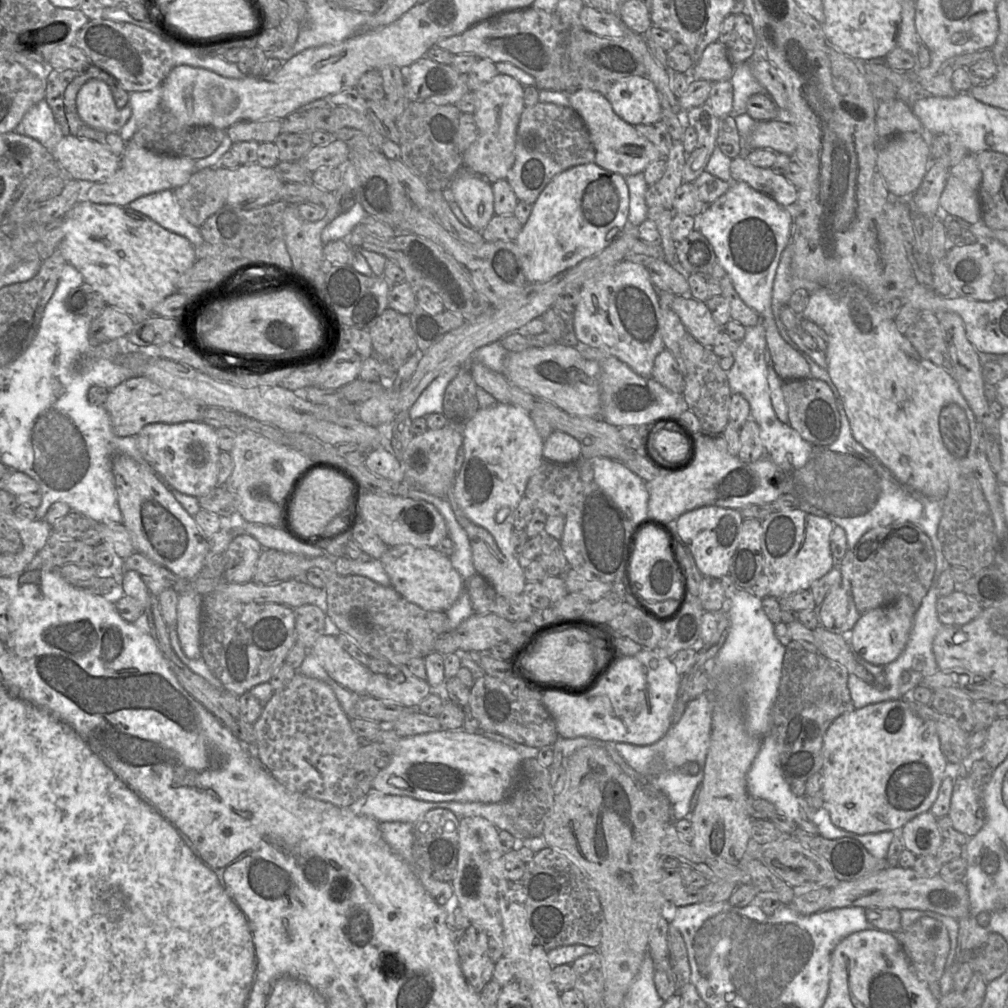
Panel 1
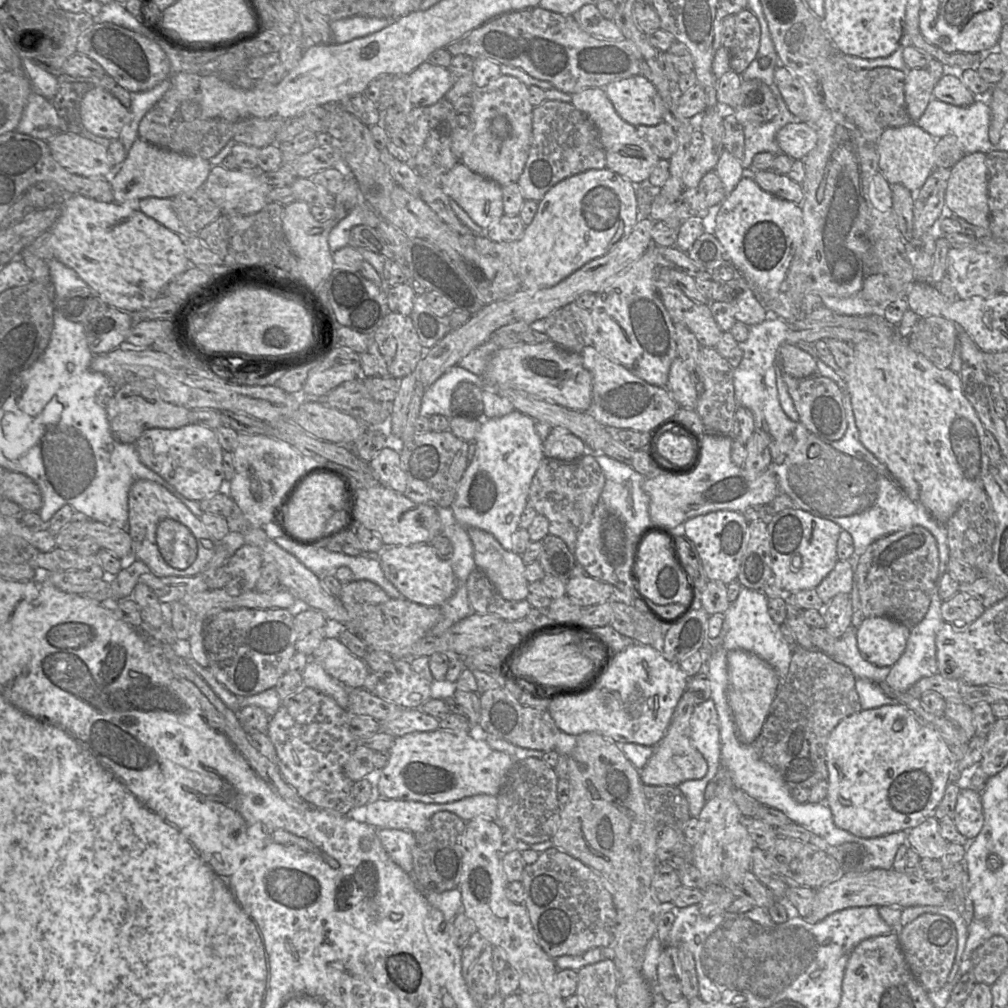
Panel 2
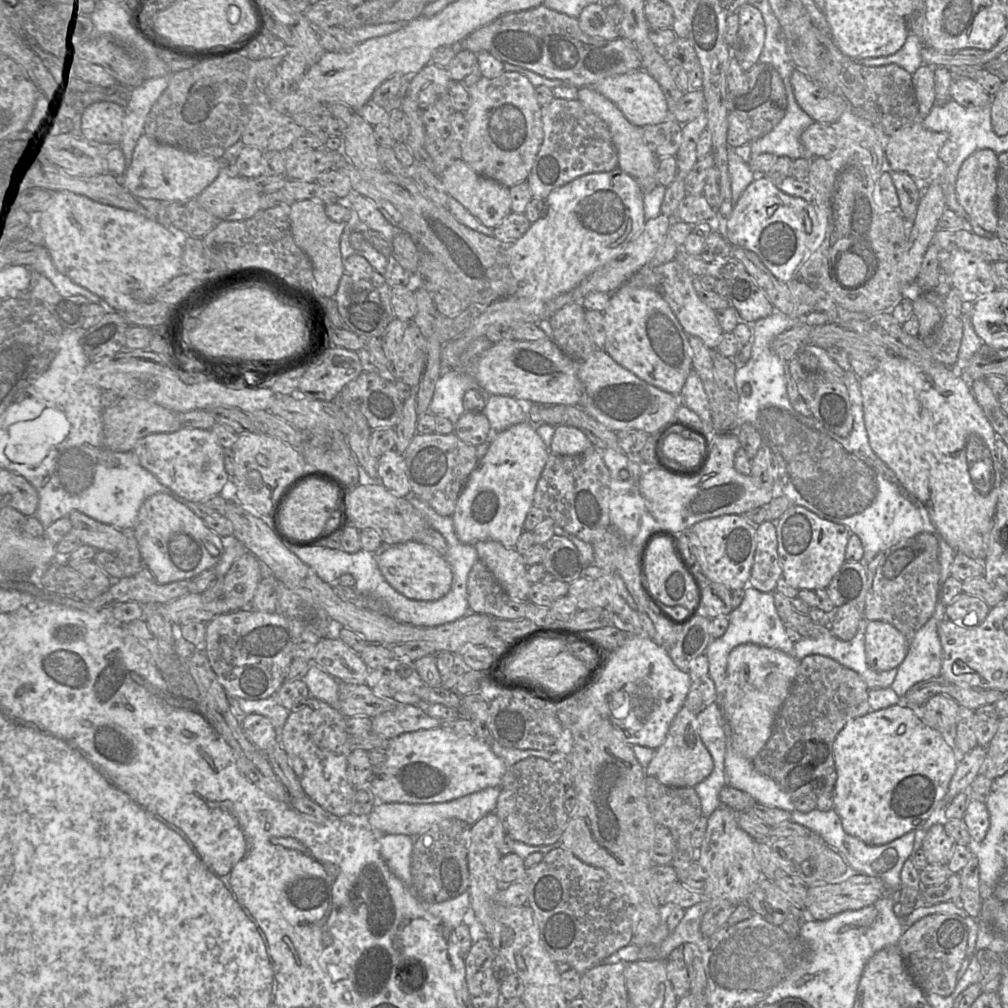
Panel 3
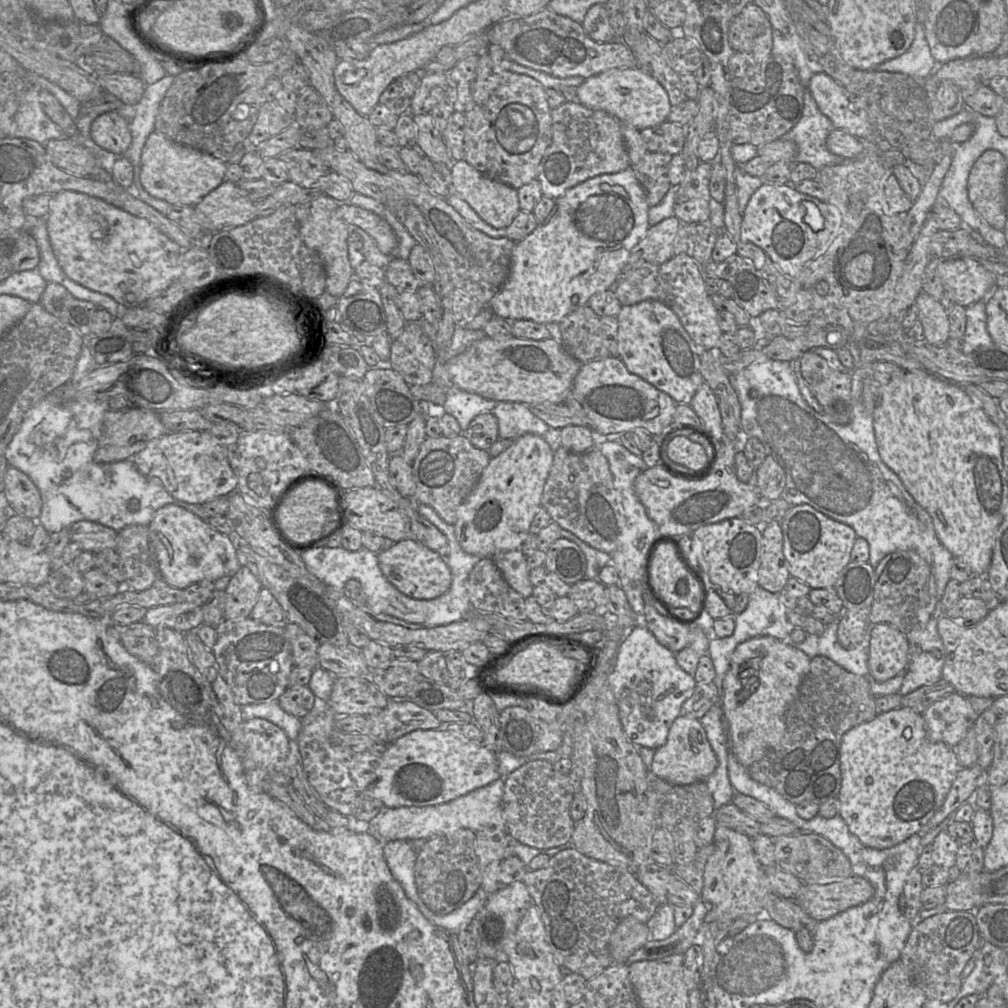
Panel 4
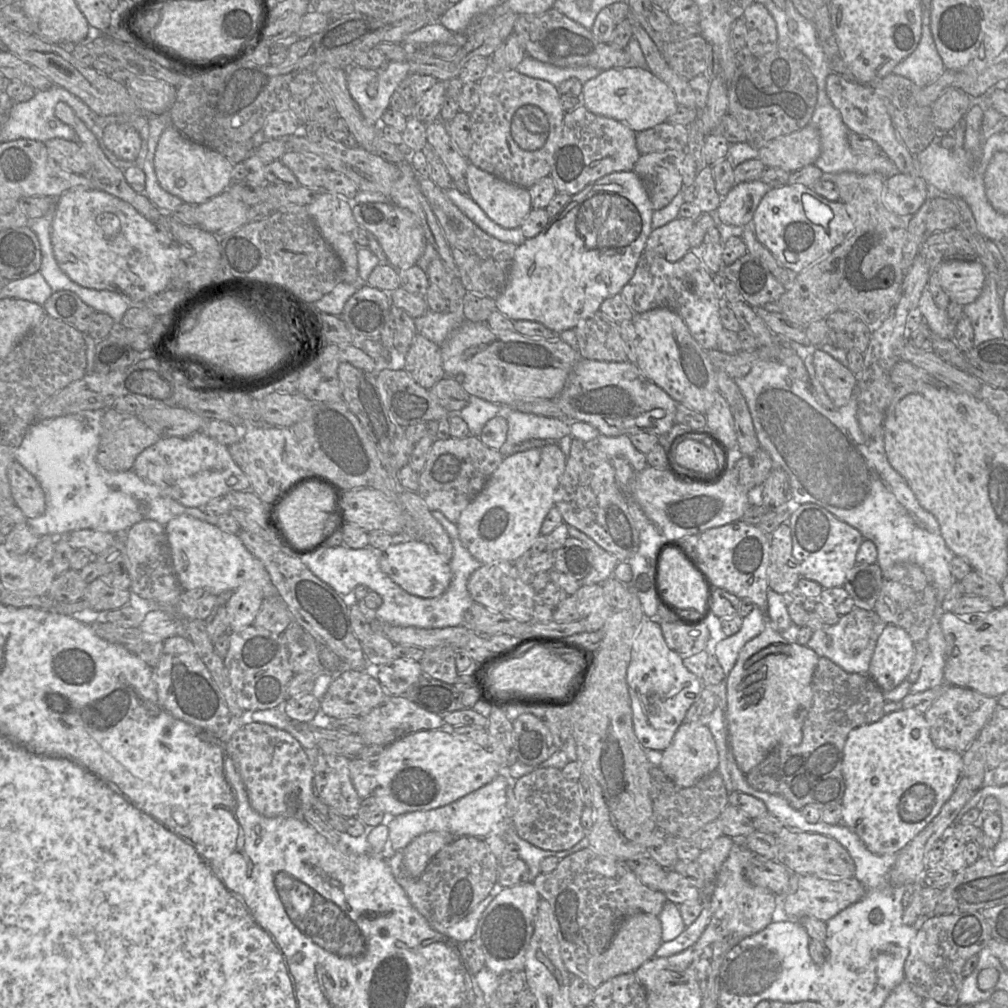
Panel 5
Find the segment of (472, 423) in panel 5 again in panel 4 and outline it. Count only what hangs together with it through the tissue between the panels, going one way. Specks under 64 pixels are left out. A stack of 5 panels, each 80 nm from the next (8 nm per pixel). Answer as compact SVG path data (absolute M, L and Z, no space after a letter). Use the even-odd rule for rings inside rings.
M452 385L447 391L447 397L442 405L441 413L448 413L454 416L462 432L464 432L475 417L492 413L497 403L494 400L466 392Z

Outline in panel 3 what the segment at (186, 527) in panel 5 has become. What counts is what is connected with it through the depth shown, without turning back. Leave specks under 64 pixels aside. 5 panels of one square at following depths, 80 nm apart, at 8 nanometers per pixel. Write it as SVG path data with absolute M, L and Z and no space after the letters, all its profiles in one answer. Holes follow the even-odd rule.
M156 493L145 499L133 530L144 567L147 567L161 584L193 579L203 571L215 567L224 550L221 536L212 531L191 509L166 493Z

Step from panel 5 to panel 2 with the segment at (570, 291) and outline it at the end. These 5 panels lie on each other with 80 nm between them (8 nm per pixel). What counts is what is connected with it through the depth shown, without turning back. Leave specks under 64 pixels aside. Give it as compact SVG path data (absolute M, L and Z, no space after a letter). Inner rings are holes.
M607 168L592 169L570 176L560 181L545 194L541 201L539 201L538 209L534 219L528 226L526 226L524 233L520 237L520 239L514 241L517 244L515 254L515 273L518 275L521 281L522 284L521 289L536 290L541 288L552 287L558 284L559 282L570 276L572 273L574 273L576 270L581 268L589 261L606 254L615 243L627 237L631 233L637 222L638 203L636 195L636 185L630 182L628 179L620 176L619 174Z

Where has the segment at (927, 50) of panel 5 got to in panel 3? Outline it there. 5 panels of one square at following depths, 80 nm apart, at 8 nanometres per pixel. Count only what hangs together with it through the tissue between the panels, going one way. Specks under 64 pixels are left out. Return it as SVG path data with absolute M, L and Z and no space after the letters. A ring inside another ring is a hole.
M910 33L904 45L896 53L889 56L865 58L857 61L864 66L870 67L894 64L913 74L923 65L921 57L922 48L922 41L915 34Z

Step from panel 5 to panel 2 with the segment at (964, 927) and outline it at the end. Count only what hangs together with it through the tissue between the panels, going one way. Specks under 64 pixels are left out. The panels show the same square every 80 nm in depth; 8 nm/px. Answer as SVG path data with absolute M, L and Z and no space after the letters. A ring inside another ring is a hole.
M922 914L896 931L908 968L918 983L927 992L942 988L947 983L957 951L957 932L953 922L941 915Z

